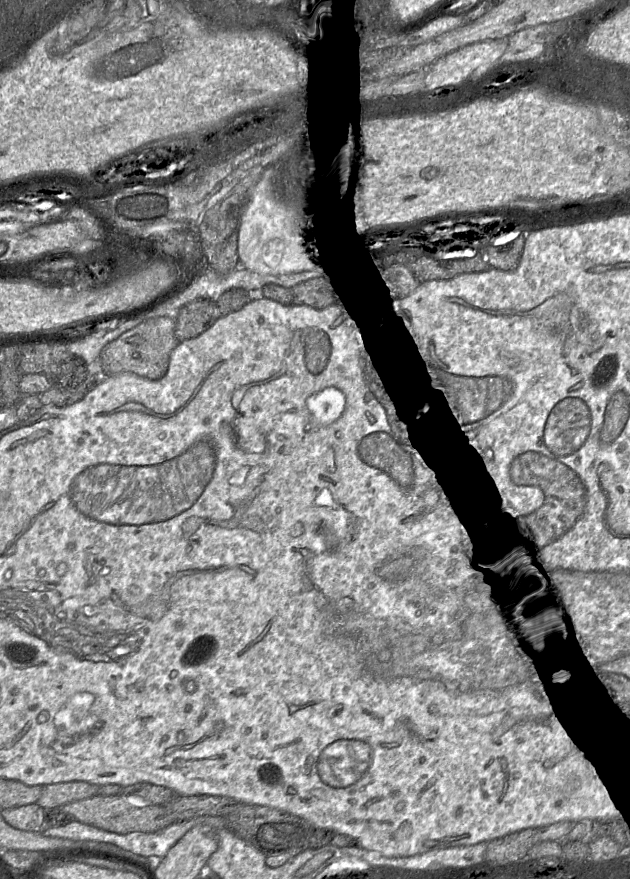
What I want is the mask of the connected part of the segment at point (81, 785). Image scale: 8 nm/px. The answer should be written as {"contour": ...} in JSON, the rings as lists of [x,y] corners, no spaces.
{"contour":[[[71,781],[43,786],[42,793],[36,802],[44,809],[54,809],[63,805],[92,797],[99,793],[97,785],[86,781]]]}

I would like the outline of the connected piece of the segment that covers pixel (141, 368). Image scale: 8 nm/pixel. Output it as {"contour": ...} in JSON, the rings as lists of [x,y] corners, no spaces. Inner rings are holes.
{"contour":[[[174,316],[151,318],[105,346],[97,361],[97,372],[101,376],[134,373],[150,380],[159,380],[166,374],[170,355],[179,343],[175,336]]]}

